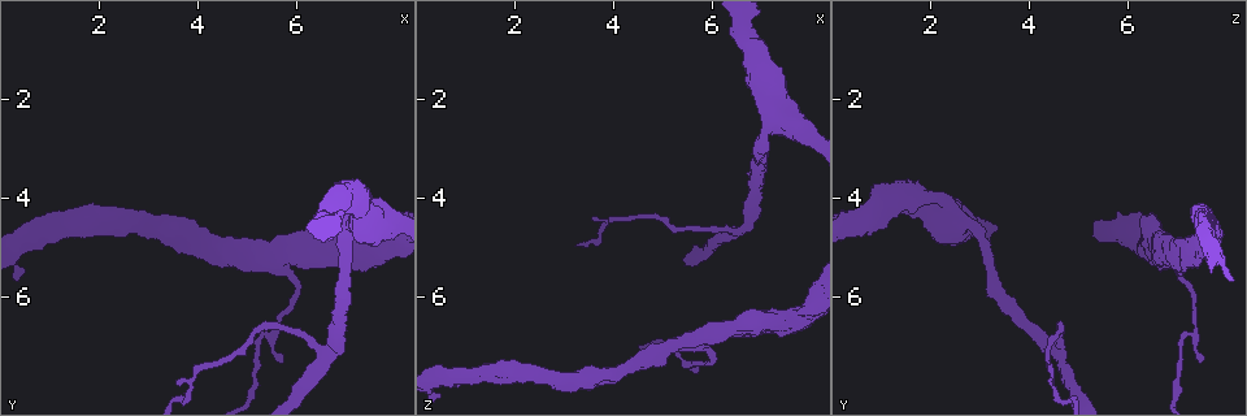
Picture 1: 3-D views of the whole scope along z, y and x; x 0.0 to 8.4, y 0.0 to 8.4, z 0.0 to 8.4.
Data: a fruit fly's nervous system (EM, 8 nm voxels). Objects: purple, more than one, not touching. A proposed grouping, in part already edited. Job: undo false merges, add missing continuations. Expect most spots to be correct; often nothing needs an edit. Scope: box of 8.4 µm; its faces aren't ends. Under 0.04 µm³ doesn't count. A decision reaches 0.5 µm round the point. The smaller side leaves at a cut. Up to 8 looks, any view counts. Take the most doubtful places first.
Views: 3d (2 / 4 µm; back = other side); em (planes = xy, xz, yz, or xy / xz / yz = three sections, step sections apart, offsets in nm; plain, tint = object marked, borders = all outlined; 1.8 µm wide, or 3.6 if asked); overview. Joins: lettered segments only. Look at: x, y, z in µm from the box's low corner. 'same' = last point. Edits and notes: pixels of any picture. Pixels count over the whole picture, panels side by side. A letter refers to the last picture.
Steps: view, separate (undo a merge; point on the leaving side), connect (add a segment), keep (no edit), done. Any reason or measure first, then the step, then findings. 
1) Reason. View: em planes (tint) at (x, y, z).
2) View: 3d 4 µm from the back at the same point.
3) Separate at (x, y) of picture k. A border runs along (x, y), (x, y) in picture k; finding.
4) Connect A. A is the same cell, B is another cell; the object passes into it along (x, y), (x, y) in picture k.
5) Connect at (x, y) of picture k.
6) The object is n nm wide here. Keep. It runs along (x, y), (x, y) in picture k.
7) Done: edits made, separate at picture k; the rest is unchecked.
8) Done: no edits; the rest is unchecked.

View: 3d 4 µm at (7.15, 4.50, 2.60).

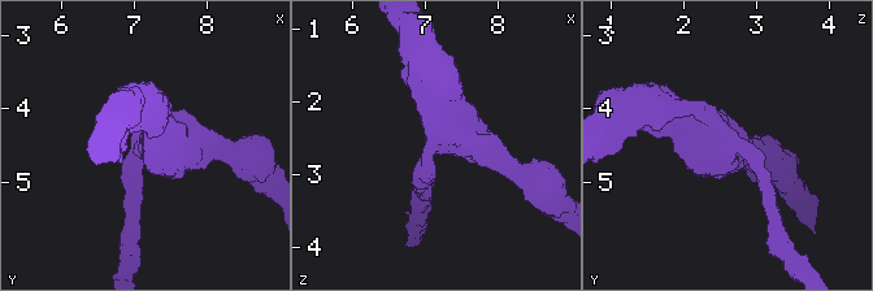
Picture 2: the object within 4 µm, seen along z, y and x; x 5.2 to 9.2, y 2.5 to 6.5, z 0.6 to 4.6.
3 arms meet here; the arms are 220, 300, 500 nm wide; shape alone is not enough. View: em 3.6 µm planes (borders) at (7.15, 4.55, 2.60).

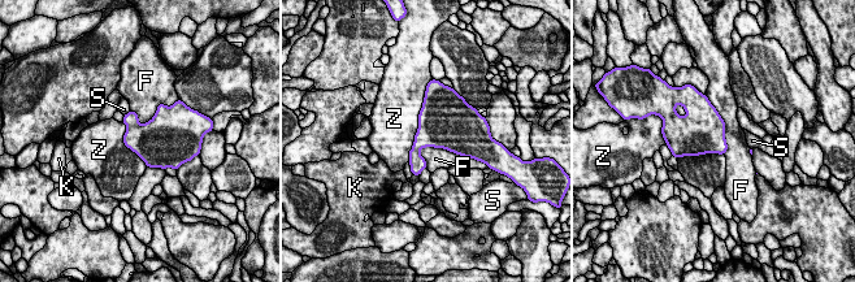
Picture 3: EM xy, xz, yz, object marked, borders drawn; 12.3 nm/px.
Keep. F, K, S and Z are other cells; a border runs along (419, 150), (447, 148), (465, 157) in picture 3; continuous, no second cell.

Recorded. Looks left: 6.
Branch point. View: 3d 4 µm at (5.85, 5.00, 6.80).

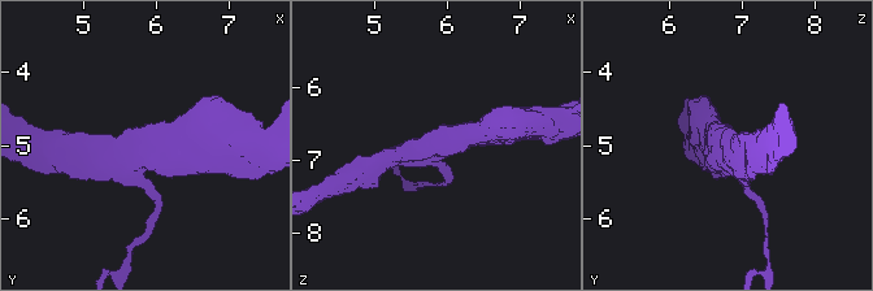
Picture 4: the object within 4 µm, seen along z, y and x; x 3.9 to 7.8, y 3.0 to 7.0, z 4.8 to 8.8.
3 arms meet here. View: em planes (borders) at (5.85, 4.95, 6.75).

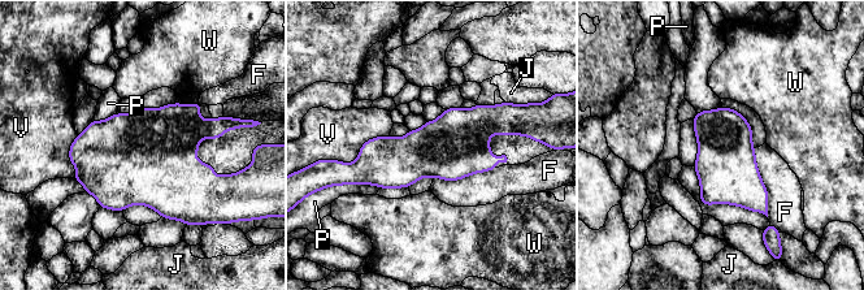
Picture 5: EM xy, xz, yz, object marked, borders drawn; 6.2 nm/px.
Keep. F, J, P, V and W are other cells; a border runs along (350, 184), (373, 184), (380, 187) in picture 5; one cell here.

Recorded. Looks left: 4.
A fork. View: em planes (borders) at (6.60, 7.15, 4.60).

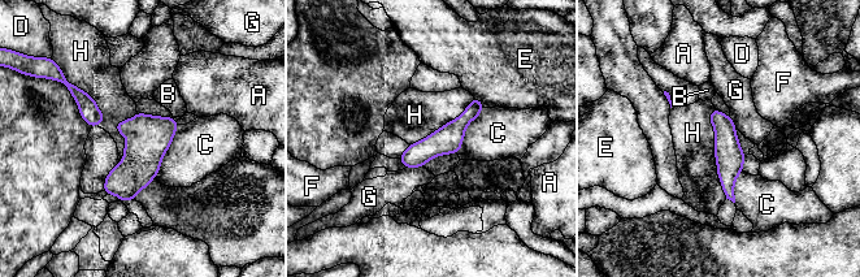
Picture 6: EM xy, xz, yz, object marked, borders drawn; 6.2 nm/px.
The longest contact is with H, 550 nm. Keep. A, B, C, D, E, F, G and H are other cells; a border runs along (713, 108), (716, 174), (726, 198) in picture 6; continuous, no second cell.

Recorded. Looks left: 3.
Branch stops here. View: em xz step 16 (borders) at (5.70, 7.35, 7.40).

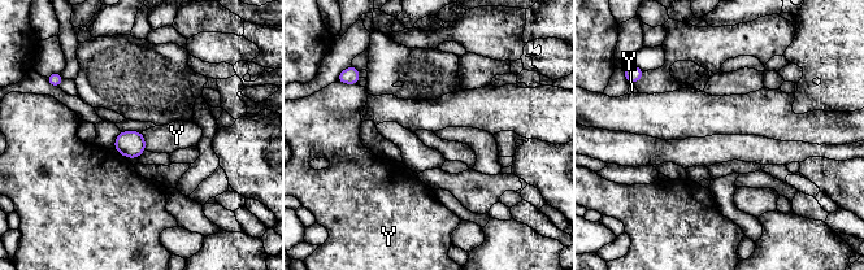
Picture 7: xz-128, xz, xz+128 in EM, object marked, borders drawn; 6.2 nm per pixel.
The object is 170 nm wide here. Keep. Y is another cell; a border runs along (140, 133), (146, 149) in picture 7; no lettered segment goes on from it.

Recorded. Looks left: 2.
Done: no edits; the rest is unchecked.

